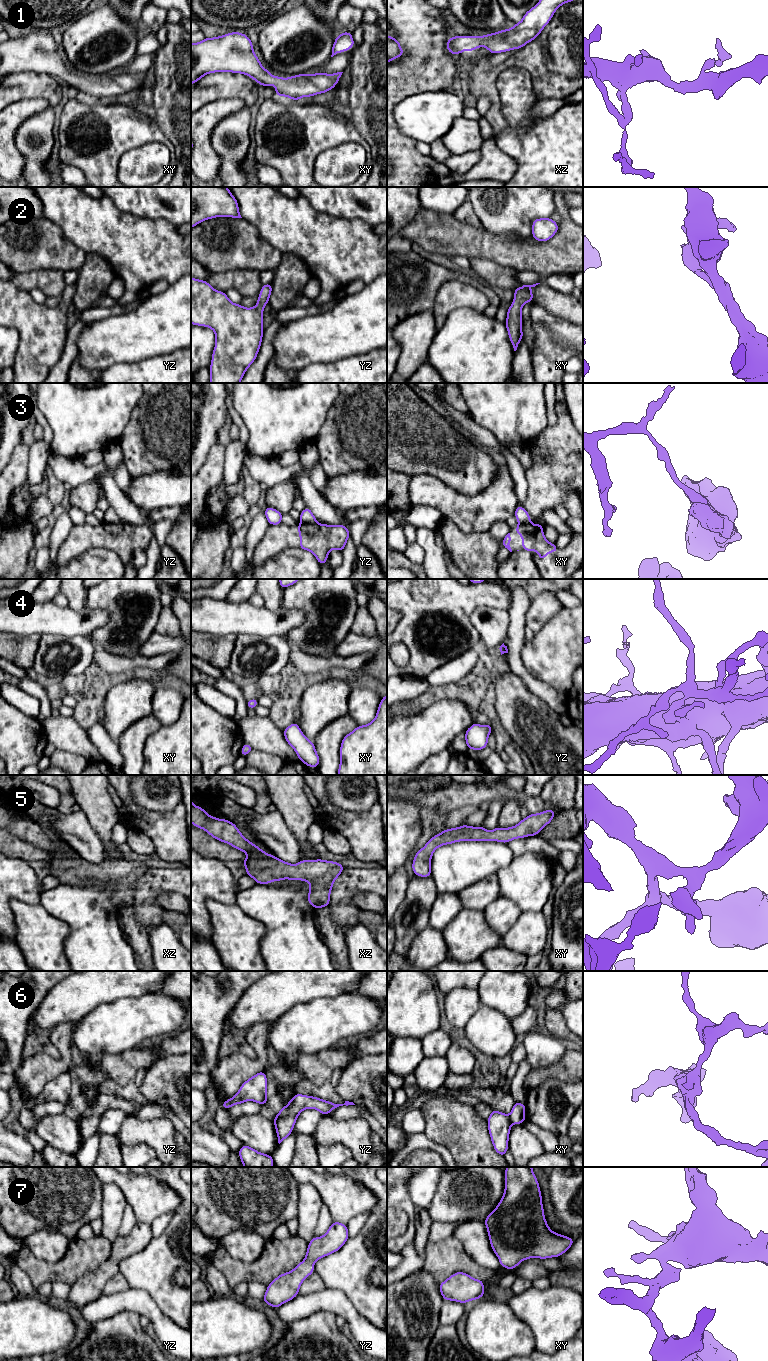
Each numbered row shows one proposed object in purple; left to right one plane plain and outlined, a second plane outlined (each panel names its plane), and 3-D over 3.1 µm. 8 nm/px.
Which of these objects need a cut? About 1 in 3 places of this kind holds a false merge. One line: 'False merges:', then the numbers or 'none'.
False merges: 3, 6

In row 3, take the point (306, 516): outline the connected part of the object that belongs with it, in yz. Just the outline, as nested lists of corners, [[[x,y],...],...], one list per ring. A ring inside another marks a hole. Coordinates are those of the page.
[[[306,507],[302,512],[300,512],[300,522],[304,524],[314,524],[317,522],[309,507]]]

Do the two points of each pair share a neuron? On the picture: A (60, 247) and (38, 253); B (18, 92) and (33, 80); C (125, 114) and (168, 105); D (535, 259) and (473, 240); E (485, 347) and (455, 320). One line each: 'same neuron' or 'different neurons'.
A: same neuron
B: same neuron
C: different neurons
D: same neuron
E: same neuron

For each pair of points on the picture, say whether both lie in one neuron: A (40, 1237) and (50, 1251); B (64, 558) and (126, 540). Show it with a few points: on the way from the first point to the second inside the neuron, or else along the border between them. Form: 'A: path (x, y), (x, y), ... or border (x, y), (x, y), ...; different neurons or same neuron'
A: path (41, 1240), (49, 1248); same neuron
B: path (79, 543), (82, 540), (111, 540); same neuron

